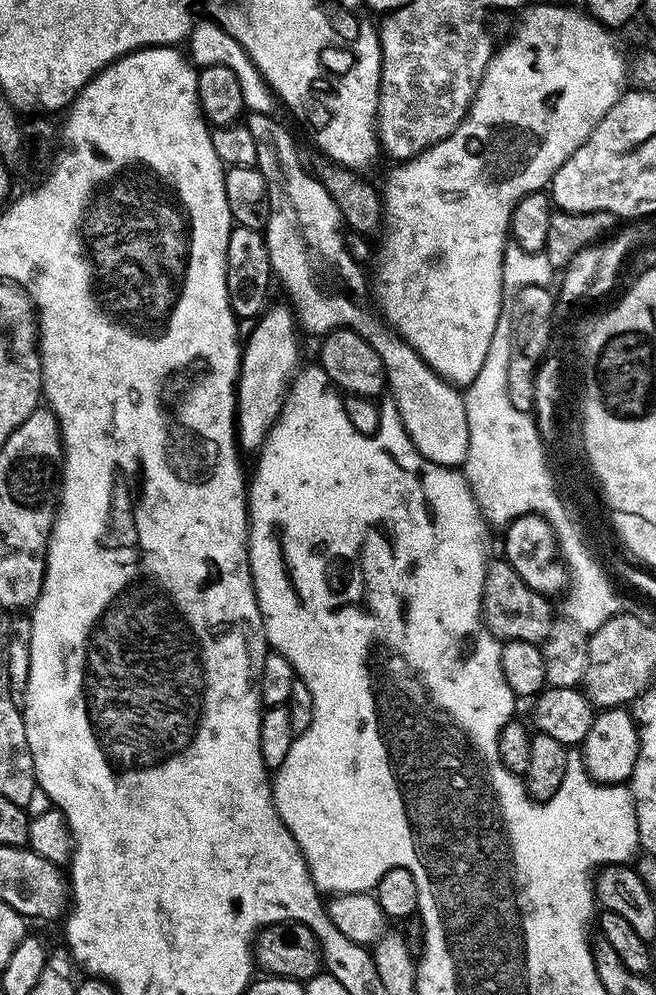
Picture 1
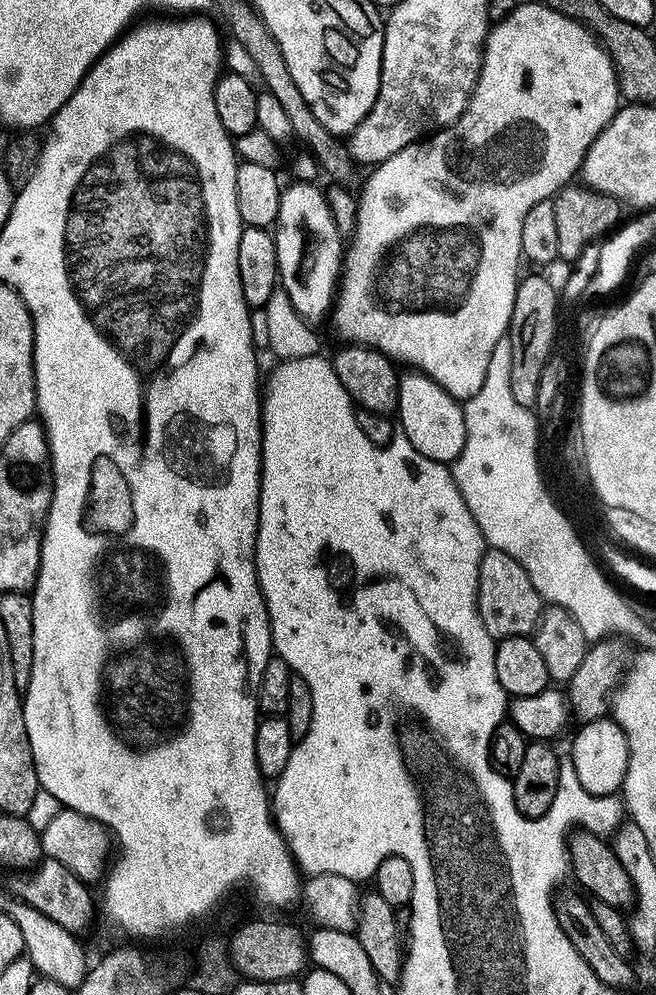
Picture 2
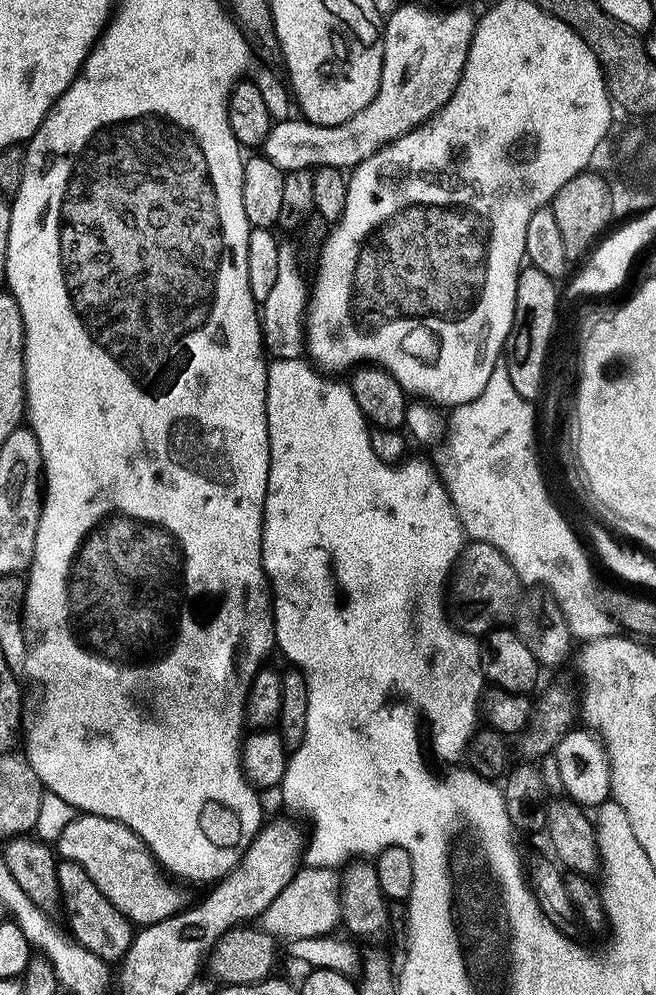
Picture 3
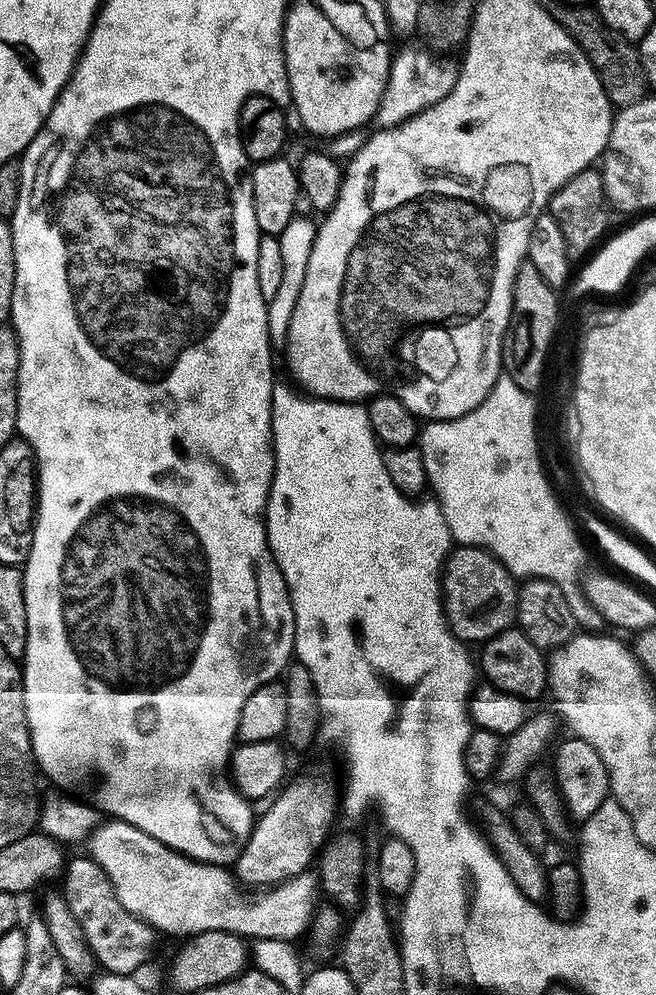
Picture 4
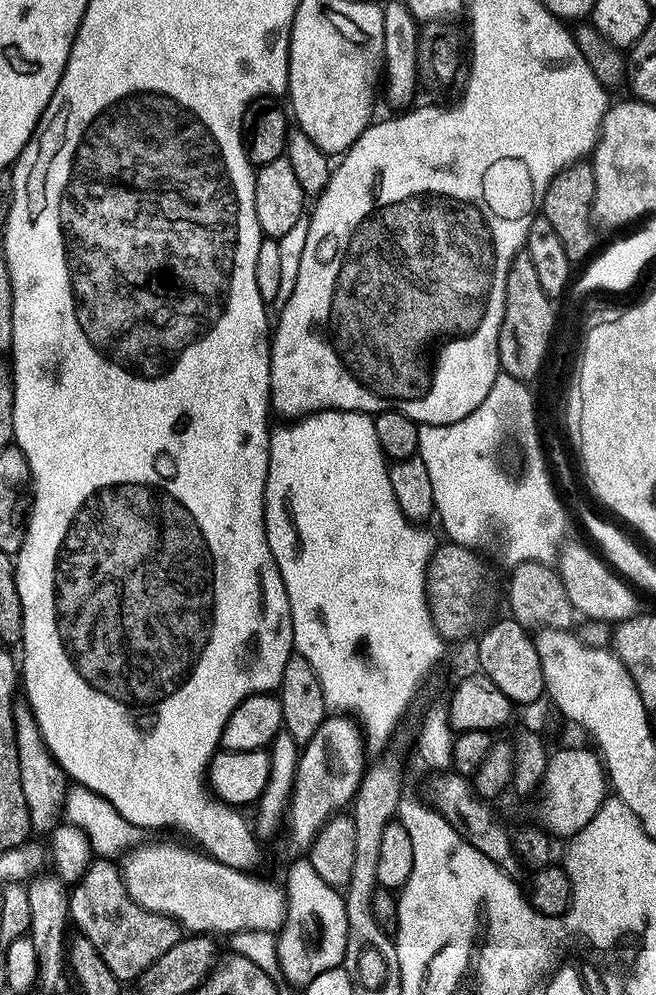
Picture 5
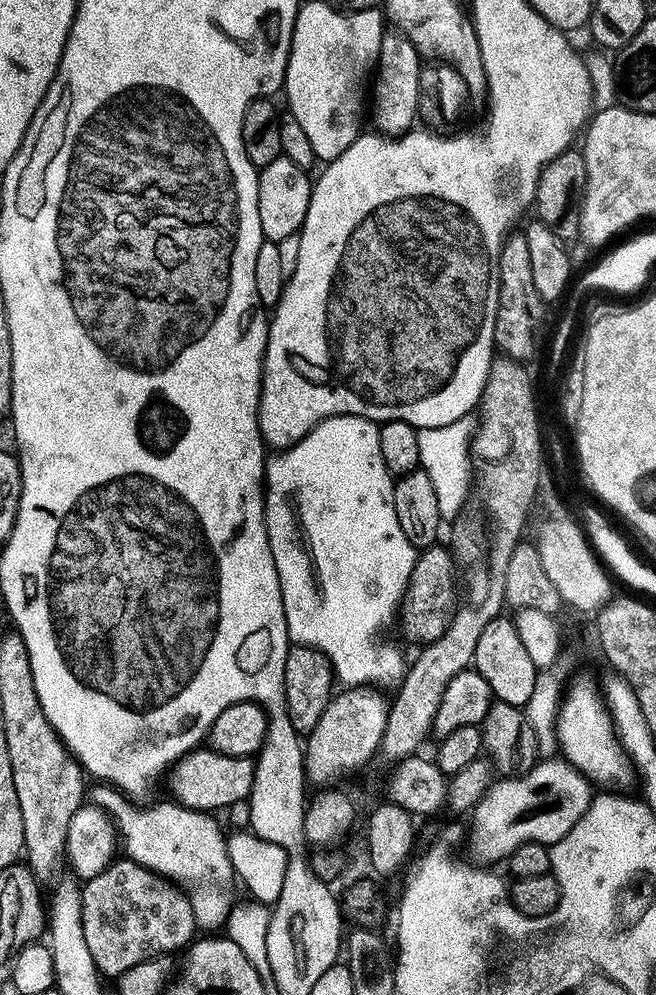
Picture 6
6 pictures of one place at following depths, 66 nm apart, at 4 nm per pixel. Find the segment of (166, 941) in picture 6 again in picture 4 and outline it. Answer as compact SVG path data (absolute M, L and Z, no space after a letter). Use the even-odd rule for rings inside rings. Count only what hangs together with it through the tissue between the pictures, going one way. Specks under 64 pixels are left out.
M90 855L76 856L73 860L71 857L63 869L63 880L64 897L70 910L74 910L74 918L78 918L78 926L82 926L82 934L86 934L86 942L96 956L97 965L104 972L119 976L139 973L139 968L152 952L152 943L158 937L157 930L122 906L110 878Z

